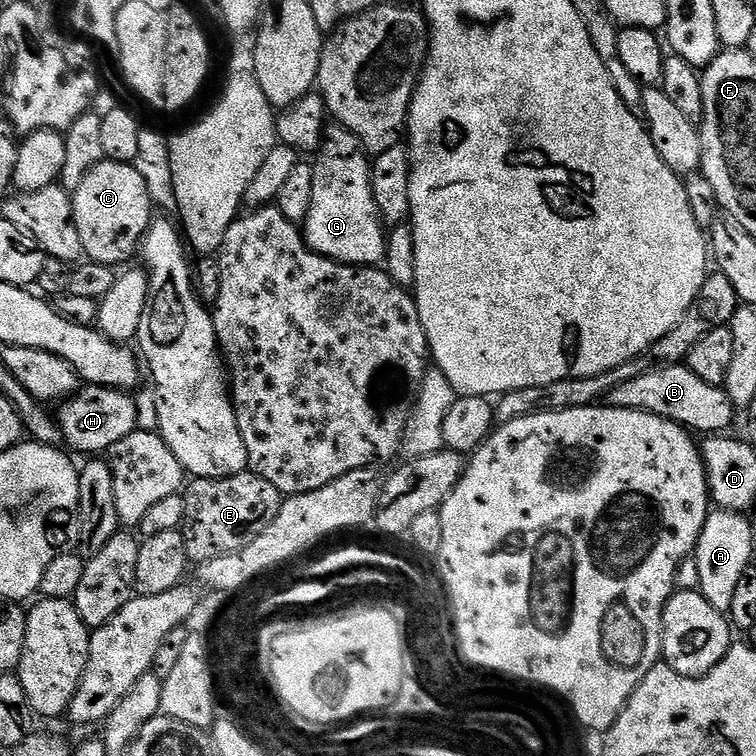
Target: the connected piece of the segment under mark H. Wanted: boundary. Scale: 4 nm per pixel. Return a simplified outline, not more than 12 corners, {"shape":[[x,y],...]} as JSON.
{"shape":[[81,387],[59,405],[64,444],[104,454],[137,431],[119,388]]}

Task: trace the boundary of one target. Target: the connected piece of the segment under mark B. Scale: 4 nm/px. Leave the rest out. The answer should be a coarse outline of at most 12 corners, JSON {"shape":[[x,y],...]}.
{"shape":[[684,364],[614,386],[613,408],[658,414],[696,434],[738,416],[723,387]]}

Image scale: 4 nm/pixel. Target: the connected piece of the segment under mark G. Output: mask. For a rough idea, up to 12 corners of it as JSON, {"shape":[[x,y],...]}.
{"shape":[[329,123],[304,241],[339,264],[388,249],[360,139]]}

